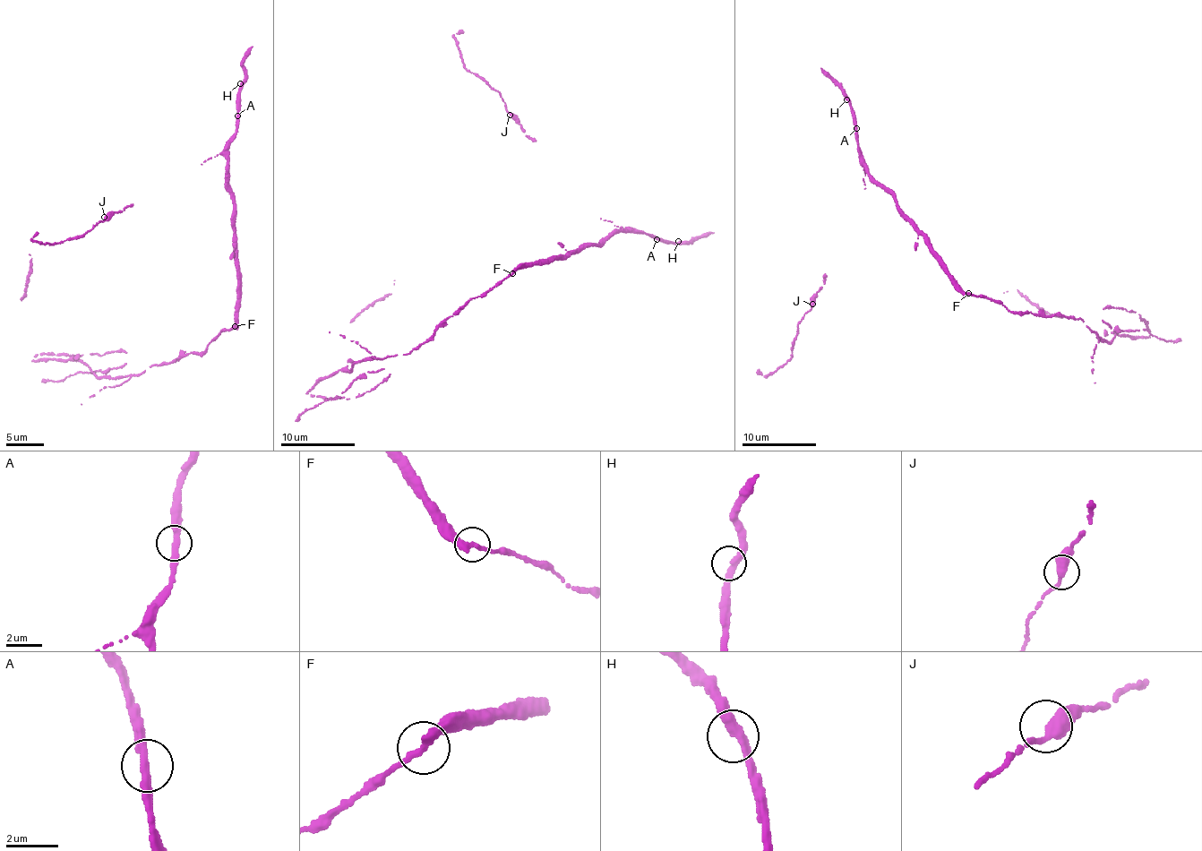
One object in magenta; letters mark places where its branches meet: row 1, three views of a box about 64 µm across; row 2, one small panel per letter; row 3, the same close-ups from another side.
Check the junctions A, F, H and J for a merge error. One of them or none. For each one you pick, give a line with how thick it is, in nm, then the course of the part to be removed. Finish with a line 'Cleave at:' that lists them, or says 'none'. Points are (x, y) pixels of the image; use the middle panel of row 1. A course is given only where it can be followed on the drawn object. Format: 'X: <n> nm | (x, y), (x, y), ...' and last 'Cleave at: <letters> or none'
F: 360 nm | (511, 273), (443, 320), (409, 353), (354, 362), (350, 372), (316, 381), (309, 391), (359, 396), (390, 374)
Cleave at: F

